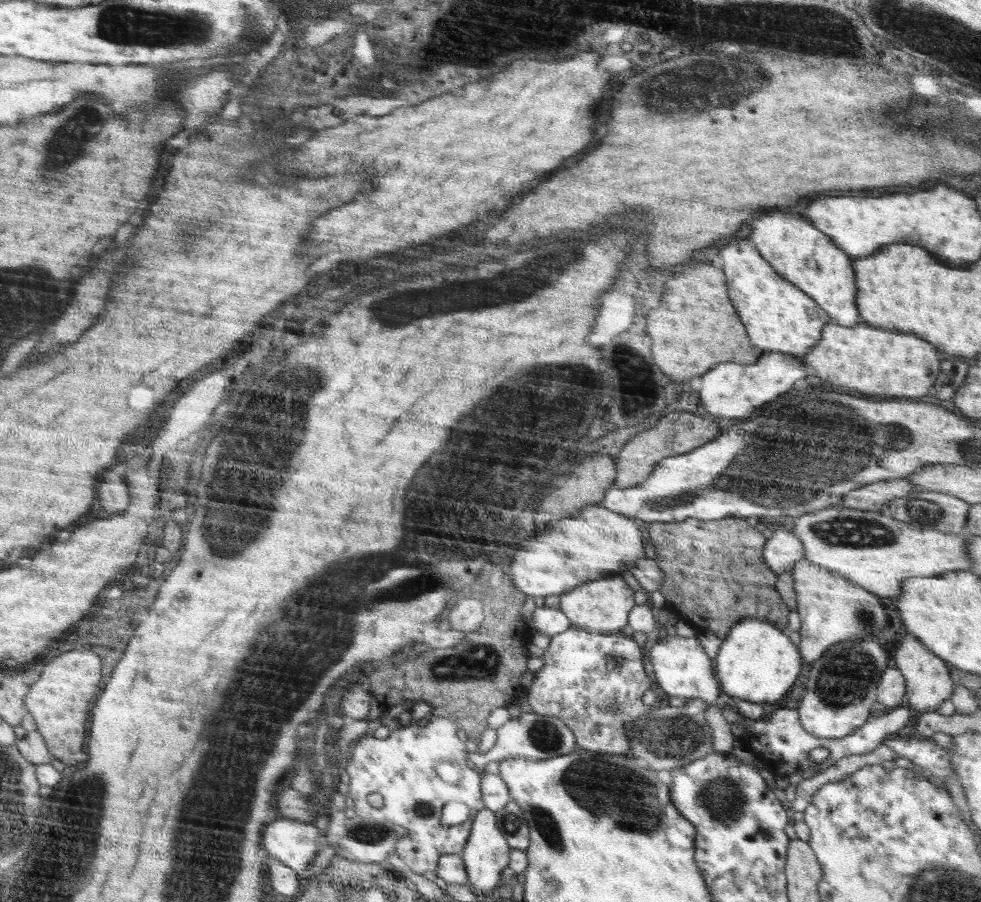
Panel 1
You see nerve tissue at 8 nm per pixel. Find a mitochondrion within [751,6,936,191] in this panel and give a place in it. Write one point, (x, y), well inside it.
(841, 44)

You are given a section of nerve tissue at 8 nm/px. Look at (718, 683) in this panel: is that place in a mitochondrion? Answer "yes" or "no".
no

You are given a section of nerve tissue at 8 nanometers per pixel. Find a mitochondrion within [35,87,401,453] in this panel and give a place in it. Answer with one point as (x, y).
(68, 141)

